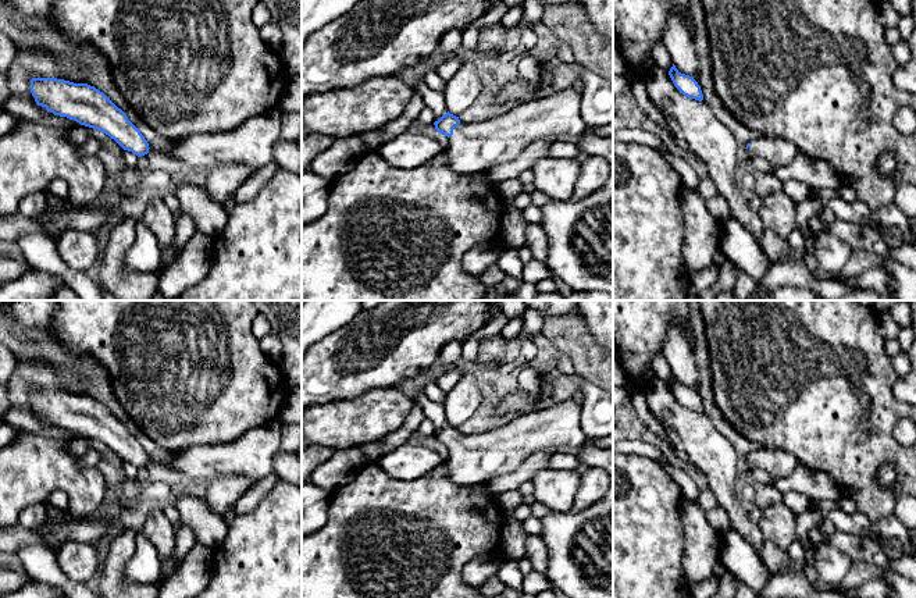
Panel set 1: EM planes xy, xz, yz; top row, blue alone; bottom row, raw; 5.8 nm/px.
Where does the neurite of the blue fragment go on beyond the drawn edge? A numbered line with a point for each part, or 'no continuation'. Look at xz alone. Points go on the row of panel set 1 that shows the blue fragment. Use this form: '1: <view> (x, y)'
1: xz (473, 148)

